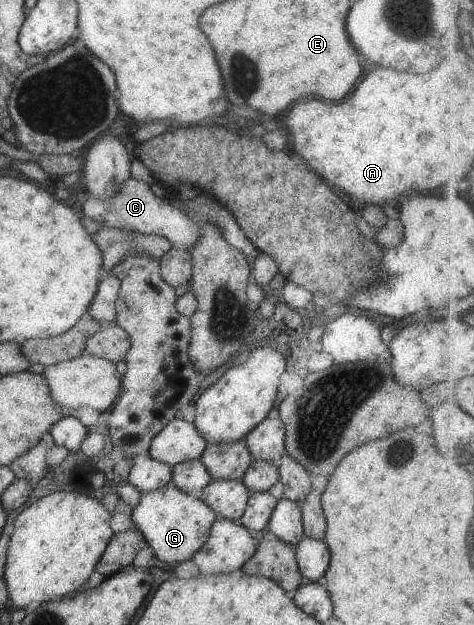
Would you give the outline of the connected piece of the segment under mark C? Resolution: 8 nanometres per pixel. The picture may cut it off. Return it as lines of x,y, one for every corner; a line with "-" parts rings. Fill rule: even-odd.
130,177
122,183
120,191
109,200
103,202
90,195
82,205
82,211
84,216
101,226
162,236
175,247
191,248
199,238
200,224
170,205
167,200
154,196
147,183

